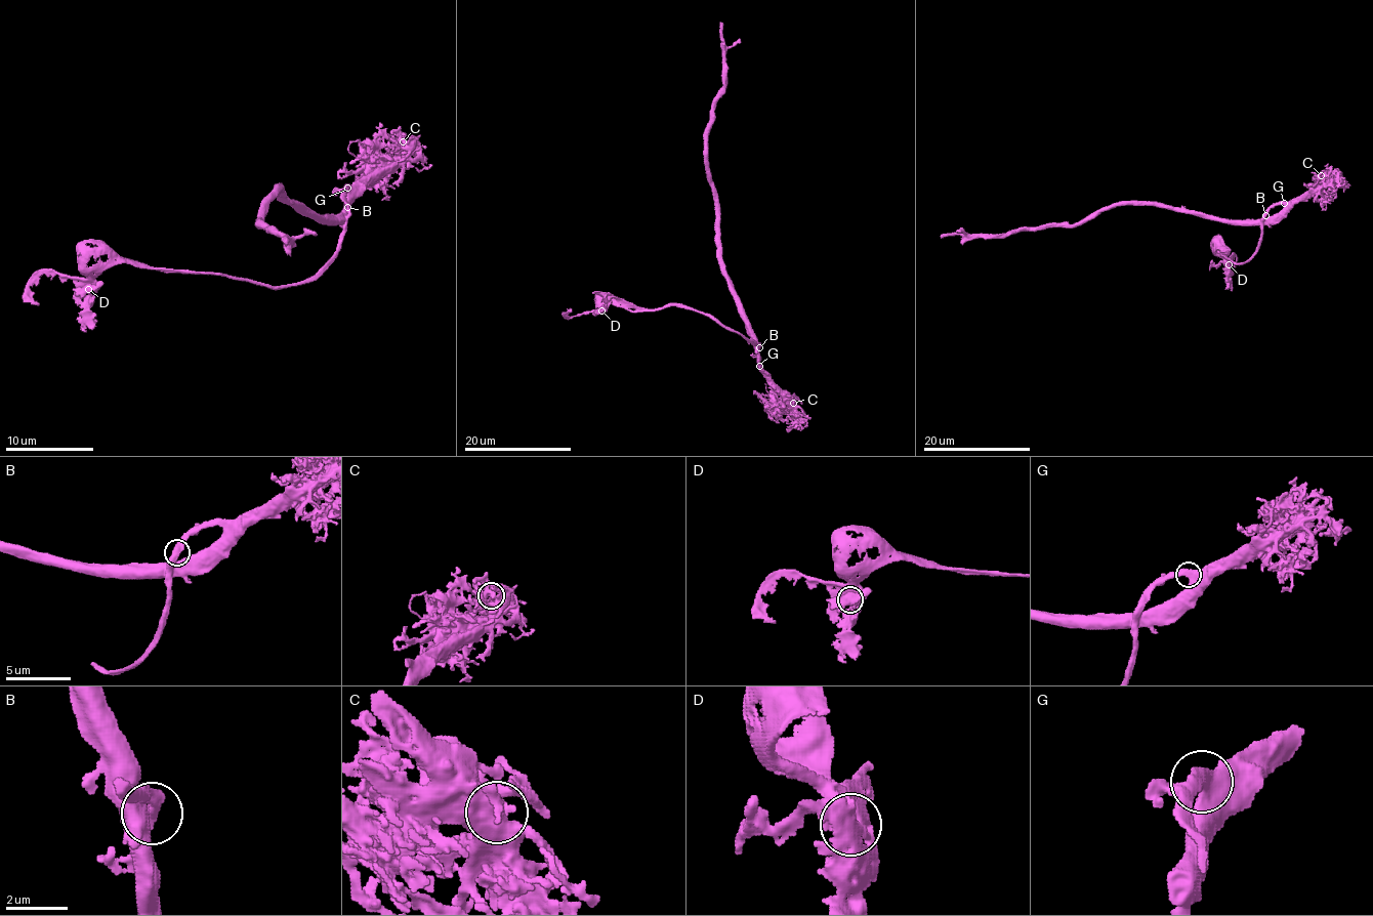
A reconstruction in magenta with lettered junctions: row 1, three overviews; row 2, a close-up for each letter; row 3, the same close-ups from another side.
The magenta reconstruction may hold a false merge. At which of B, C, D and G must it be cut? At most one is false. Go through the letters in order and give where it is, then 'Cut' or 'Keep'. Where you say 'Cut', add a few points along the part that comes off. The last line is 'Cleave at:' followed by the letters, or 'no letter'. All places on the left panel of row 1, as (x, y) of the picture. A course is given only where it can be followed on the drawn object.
B: Place: (347, 207). Keep
C: Place: (403, 141). Keep
D: Place: (88, 289). Keep
G: Place: (347, 188). Keep
Cleave at: no letter

